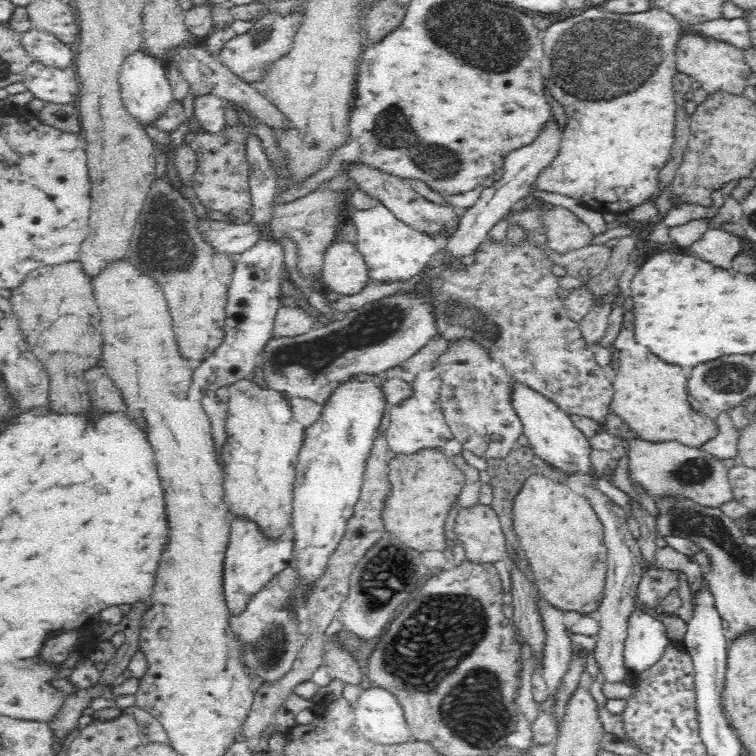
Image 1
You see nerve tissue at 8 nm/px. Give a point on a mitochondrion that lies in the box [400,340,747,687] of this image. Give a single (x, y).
(691, 472)

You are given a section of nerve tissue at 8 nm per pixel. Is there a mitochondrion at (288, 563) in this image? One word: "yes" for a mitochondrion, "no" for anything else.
no

